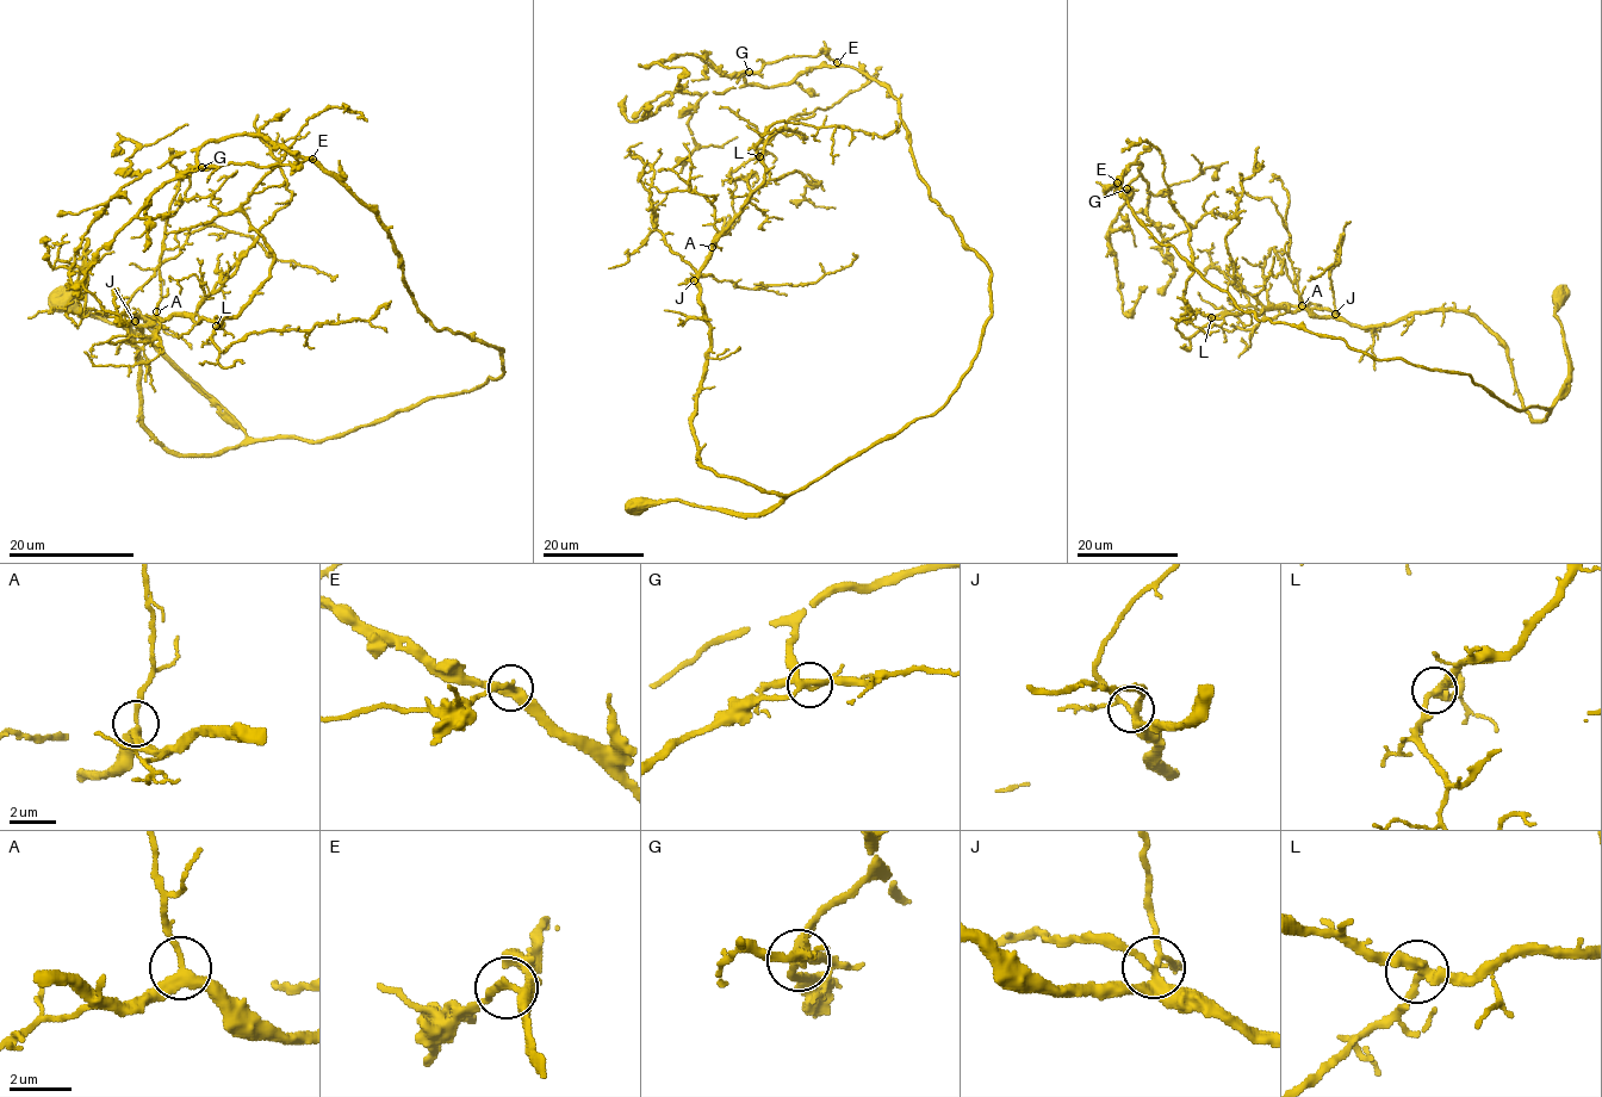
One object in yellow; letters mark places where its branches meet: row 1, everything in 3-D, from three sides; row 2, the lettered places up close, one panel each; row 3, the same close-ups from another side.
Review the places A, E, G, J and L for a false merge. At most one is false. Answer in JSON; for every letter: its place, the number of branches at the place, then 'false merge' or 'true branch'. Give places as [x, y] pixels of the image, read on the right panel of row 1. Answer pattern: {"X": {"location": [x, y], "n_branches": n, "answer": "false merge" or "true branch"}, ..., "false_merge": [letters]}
{"A": {"location": [1302, 305], "n_branches": 3, "answer": "true branch"}, "E": {"location": [1117, 183], "n_branches": 3, "answer": "true branch"}, "G": {"location": [1127, 188], "n_branches": 4, "answer": "true branch"}, "J": {"location": [1335, 314], "n_branches": 5, "answer": "true branch"}, "L": {"location": [1211, 317], "n_branches": 3, "answer": "true branch"}, "false_merge": []}

